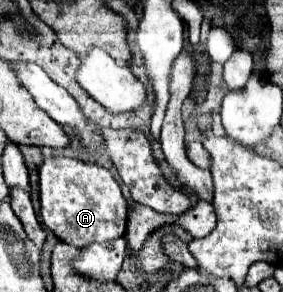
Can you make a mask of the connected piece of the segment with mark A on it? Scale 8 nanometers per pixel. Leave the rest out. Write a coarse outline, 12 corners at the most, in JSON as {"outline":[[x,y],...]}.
{"outline":[[95,163],[39,167],[41,219],[85,247],[125,235],[127,201]]}

